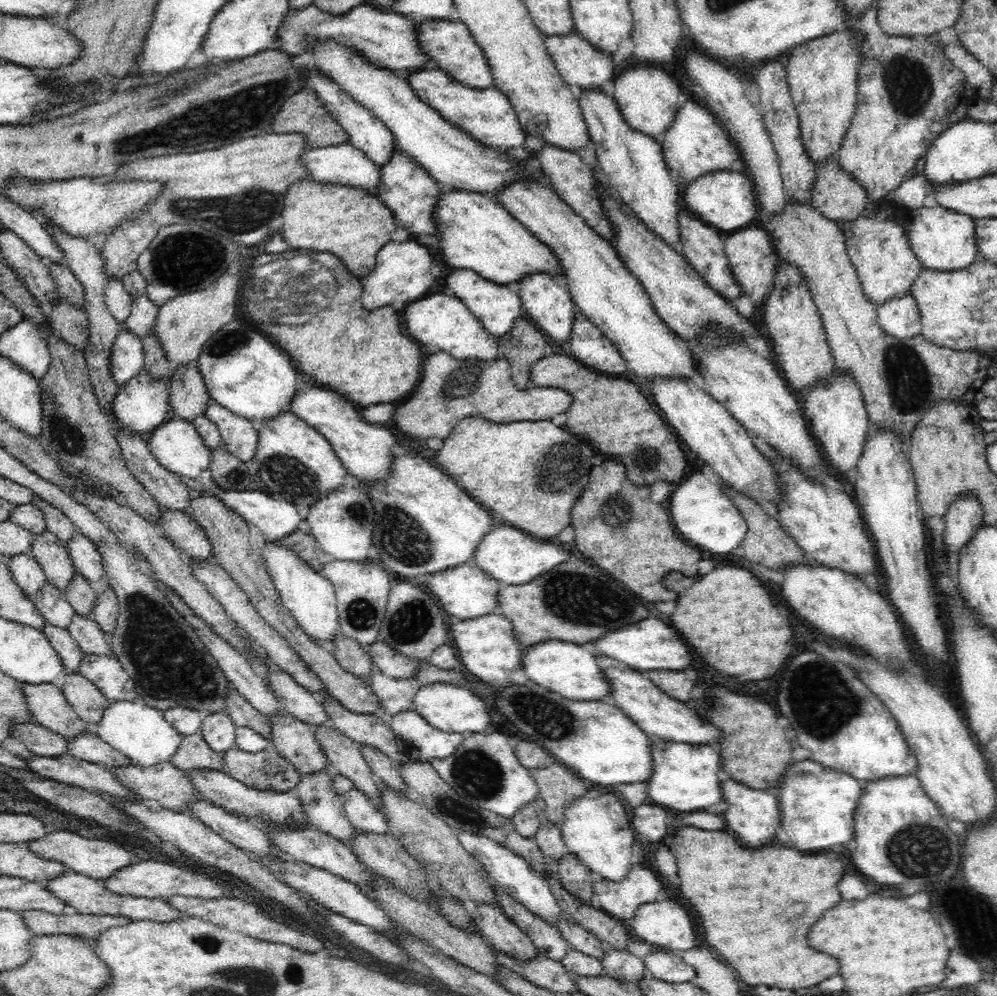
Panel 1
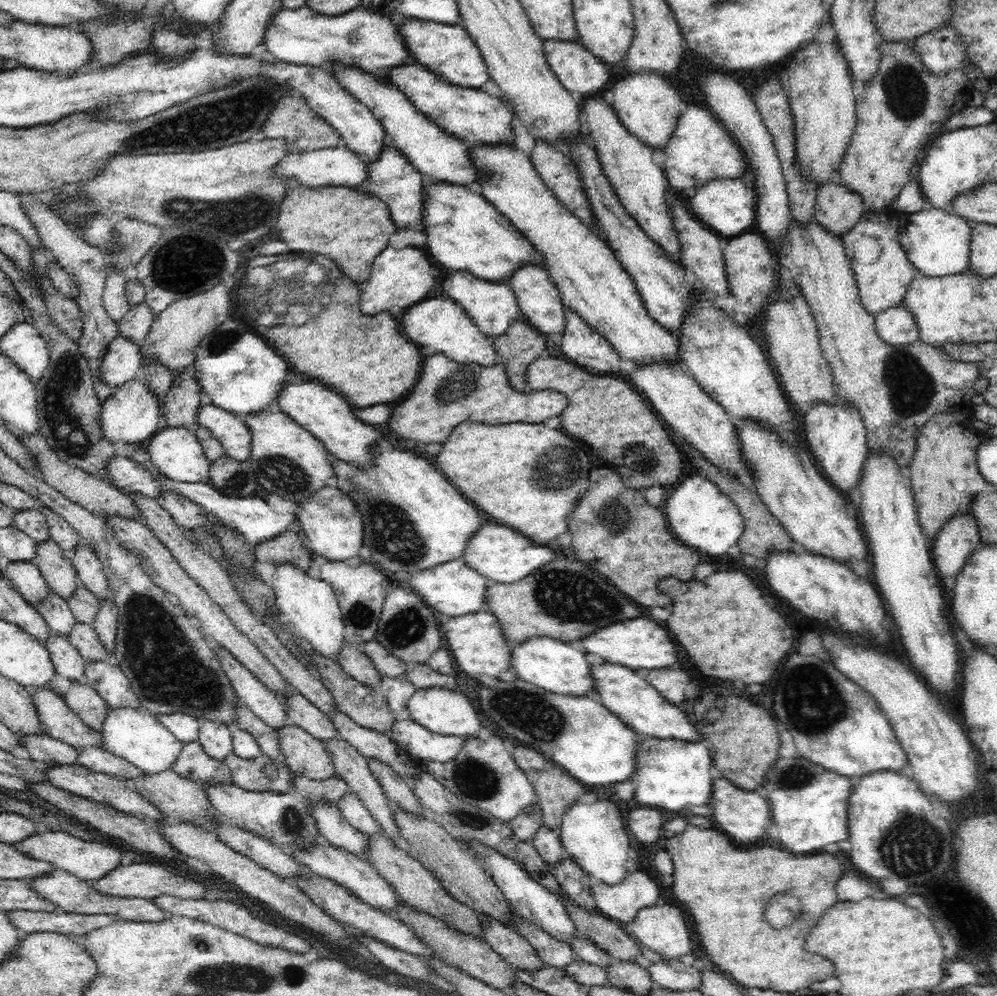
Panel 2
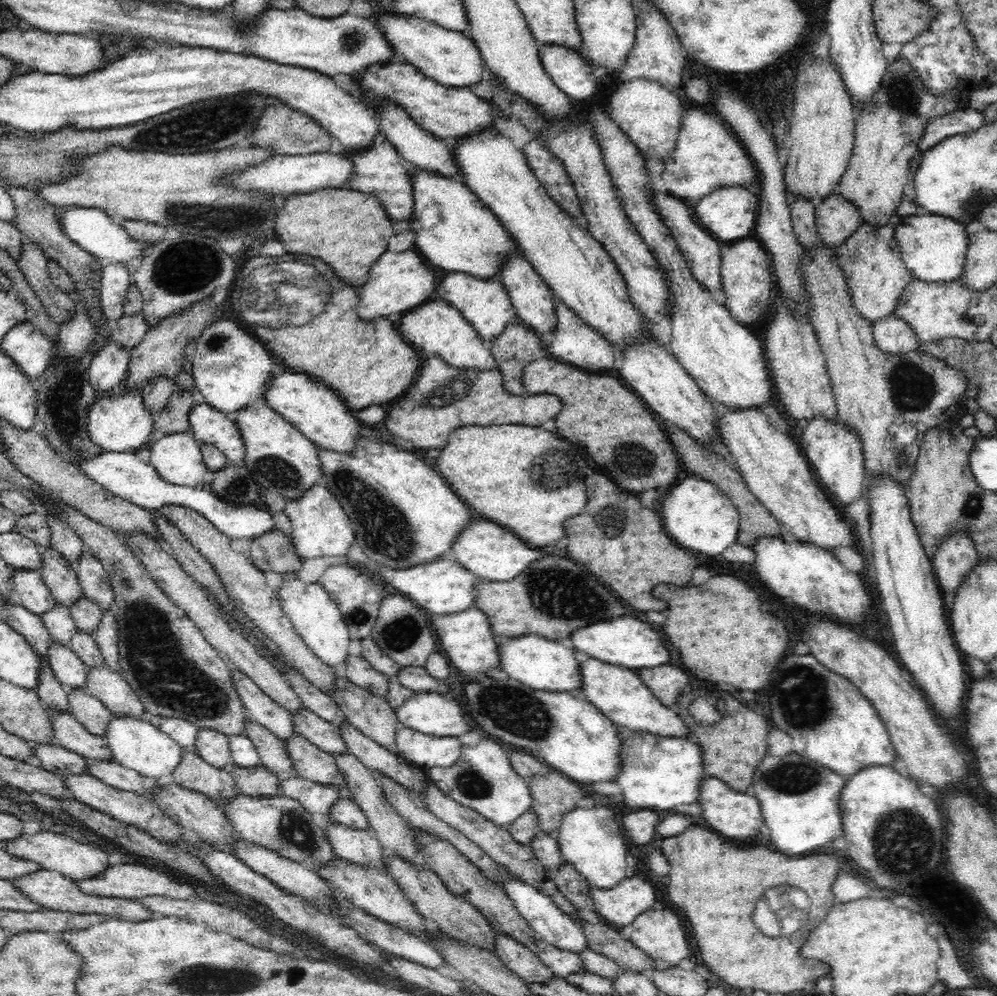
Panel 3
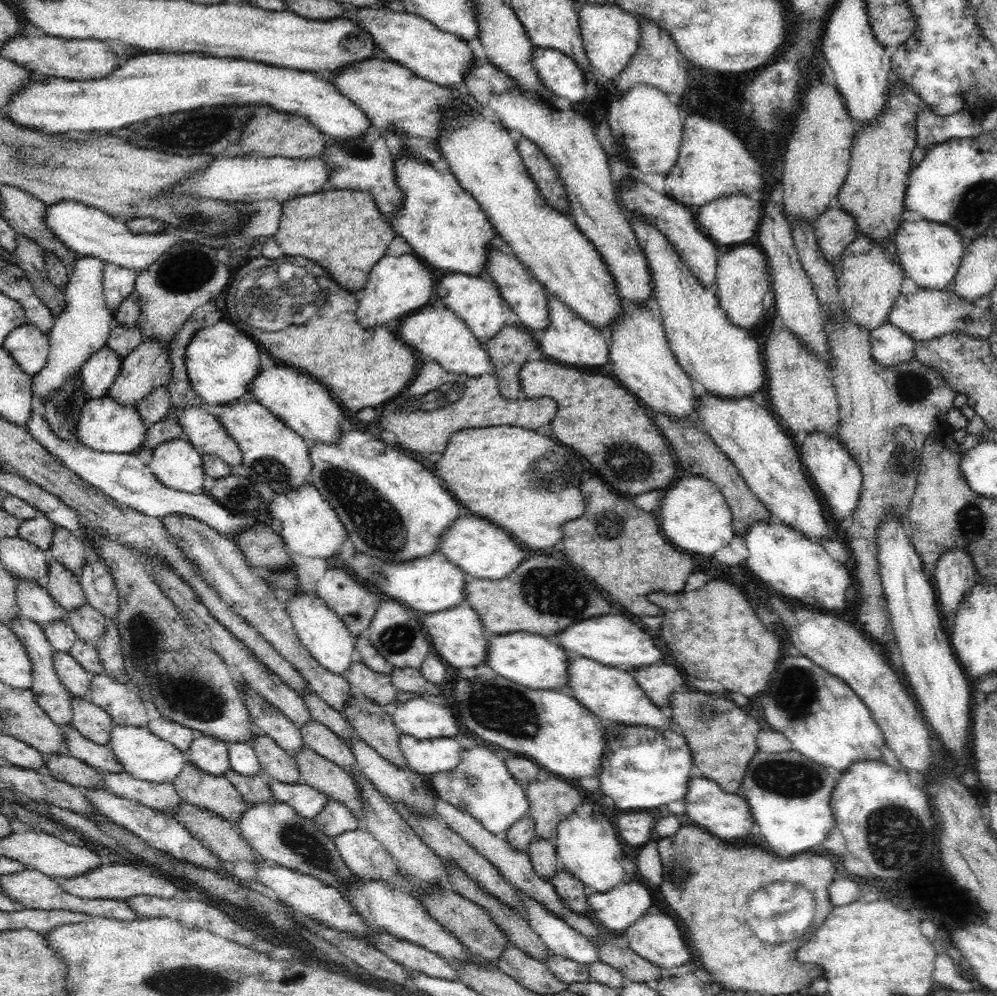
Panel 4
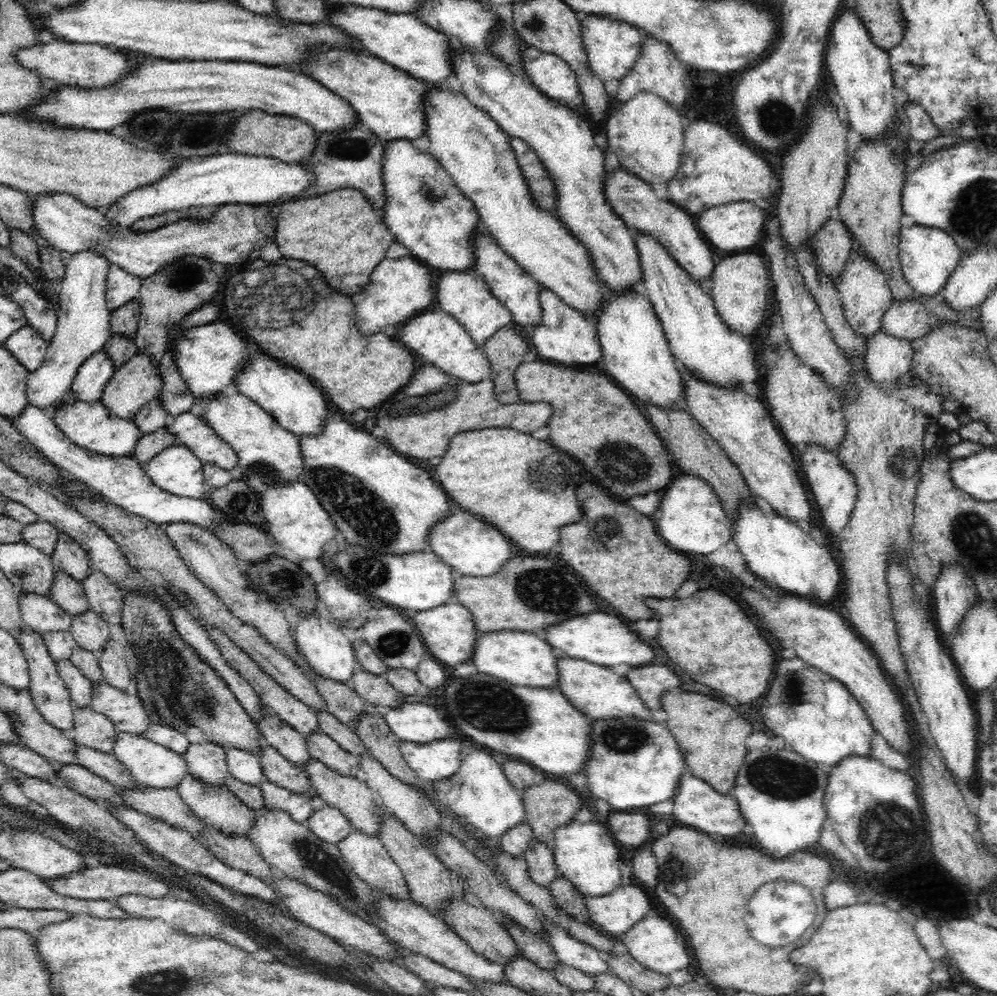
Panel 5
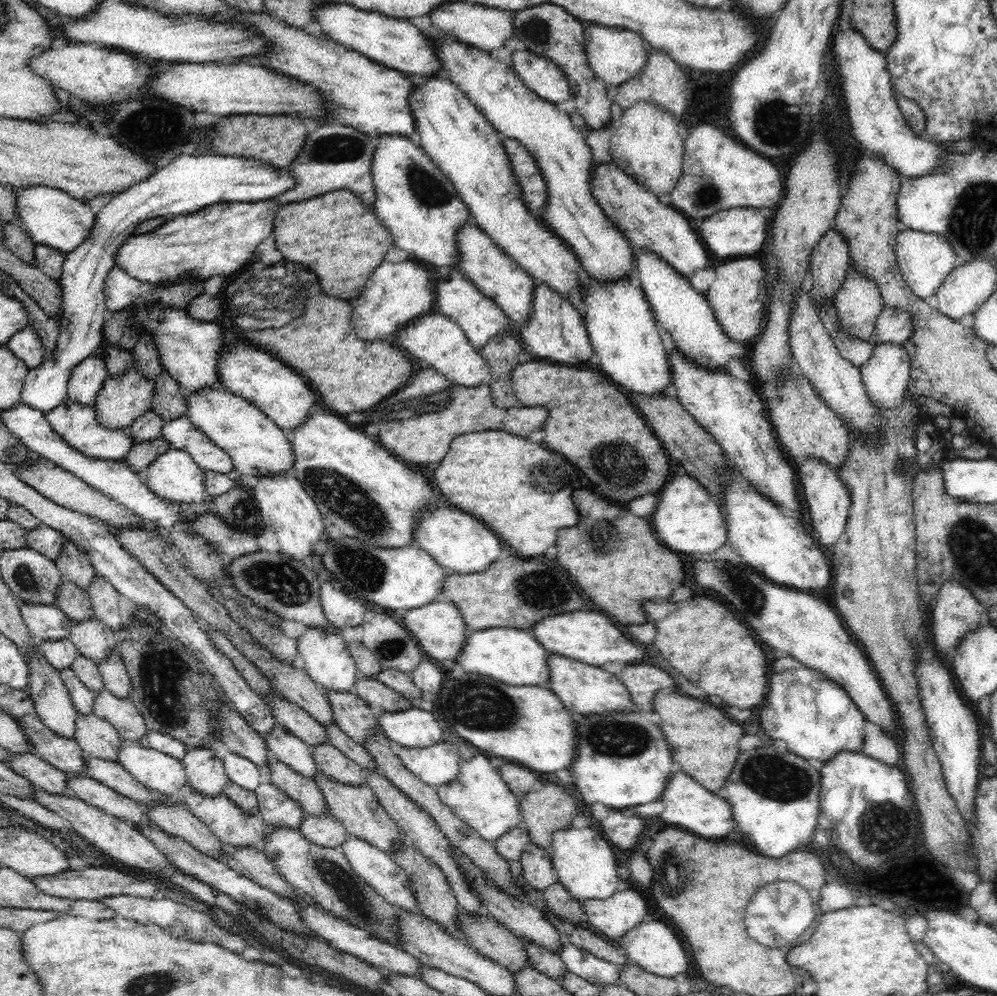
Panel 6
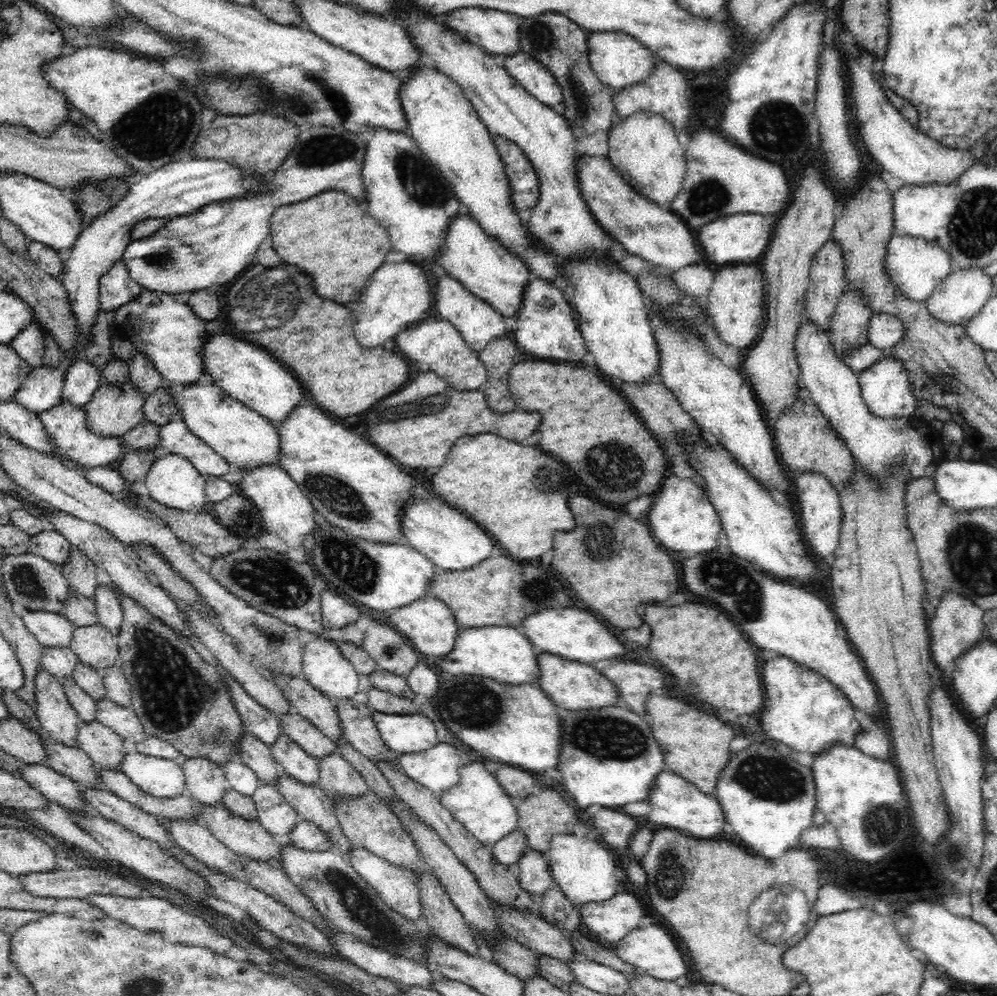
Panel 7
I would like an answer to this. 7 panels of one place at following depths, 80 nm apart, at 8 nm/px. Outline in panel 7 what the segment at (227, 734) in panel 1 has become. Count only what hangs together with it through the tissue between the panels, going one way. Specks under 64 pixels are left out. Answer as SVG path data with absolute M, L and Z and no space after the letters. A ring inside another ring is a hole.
M190 756L183 764L185 794L208 806L221 802L225 792L231 789L225 770L219 763L205 756Z

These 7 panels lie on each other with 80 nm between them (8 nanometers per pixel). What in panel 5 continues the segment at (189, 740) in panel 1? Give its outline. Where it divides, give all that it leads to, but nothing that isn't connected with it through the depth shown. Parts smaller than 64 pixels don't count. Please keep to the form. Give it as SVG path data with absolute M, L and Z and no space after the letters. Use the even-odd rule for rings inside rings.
M186 773L182 782L178 784L177 791L182 800L195 812L198 819L204 821L206 825L217 828L226 836L247 836L247 828L256 818L256 813L246 806L241 800L238 800L225 784L214 786L213 784L204 784L201 780L196 780L193 776Z

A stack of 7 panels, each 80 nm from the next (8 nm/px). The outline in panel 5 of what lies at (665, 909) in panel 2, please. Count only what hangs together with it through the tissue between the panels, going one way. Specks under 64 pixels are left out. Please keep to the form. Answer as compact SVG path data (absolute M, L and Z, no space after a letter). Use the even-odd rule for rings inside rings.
M646 916L628 929L620 939L628 948L629 955L648 970L669 975L672 972L685 970L686 966L690 964L690 954L688 954L686 946L678 944L676 926L664 918Z

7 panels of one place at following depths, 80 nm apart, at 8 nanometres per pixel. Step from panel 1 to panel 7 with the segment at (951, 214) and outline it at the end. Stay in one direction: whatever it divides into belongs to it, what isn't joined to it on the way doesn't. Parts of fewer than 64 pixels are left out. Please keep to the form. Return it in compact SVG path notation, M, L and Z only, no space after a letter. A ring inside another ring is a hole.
M894 236L888 242L886 259L893 282L914 302L925 302L936 287L954 271L951 255L940 244L916 236Z

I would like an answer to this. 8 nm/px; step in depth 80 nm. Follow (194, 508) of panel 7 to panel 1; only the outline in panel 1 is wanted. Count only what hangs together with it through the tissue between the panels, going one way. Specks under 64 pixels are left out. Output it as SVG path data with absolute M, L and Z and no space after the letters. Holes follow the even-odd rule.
M175 417L158 425L148 435L149 451L164 468L171 470L184 480L199 478L200 474L209 468L211 462L210 447L203 441L202 435L191 423L190 419Z

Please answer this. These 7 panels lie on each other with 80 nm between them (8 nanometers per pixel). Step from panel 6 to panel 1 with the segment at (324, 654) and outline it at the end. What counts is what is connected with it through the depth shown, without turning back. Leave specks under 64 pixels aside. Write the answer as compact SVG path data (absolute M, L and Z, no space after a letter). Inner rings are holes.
M280 539L274 542L264 542L264 554L267 566L270 566L270 576L274 588L279 592L280 600L284 608L287 608L297 620L300 628L310 635L316 642L329 647L332 638L339 633L340 621L338 621L337 598L332 583L324 578L319 571L308 565L302 555L298 555L291 545L280 543Z

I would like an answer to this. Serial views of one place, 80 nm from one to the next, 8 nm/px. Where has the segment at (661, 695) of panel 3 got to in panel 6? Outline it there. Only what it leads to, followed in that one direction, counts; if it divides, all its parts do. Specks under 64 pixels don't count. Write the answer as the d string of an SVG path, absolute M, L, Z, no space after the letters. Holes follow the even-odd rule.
M648 664L626 665L616 676L632 695L632 701L636 704L639 713L653 711L652 700L656 692L658 690L662 692L662 688L670 688L674 684L668 672Z

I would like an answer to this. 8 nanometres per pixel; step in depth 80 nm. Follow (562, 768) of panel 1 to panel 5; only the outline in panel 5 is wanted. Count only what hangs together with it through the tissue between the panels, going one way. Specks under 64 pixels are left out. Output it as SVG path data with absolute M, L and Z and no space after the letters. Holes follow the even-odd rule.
M556 780L533 784L522 797L525 806L522 823L532 828L534 840L549 846L555 842L555 831L582 810L582 798Z

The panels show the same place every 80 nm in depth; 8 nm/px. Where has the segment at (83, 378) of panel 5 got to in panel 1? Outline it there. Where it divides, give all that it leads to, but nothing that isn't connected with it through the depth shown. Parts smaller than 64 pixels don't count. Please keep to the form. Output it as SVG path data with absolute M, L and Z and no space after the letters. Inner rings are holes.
M122 328L112 348L110 370L114 380L123 385L143 370L145 363L143 340Z

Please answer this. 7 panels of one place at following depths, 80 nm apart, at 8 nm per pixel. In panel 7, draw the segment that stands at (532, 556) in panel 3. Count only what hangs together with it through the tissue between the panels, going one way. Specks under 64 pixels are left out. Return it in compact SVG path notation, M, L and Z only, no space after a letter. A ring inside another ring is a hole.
M422 497L420 500L412 500L404 506L402 516L402 531L408 541L408 545L415 547L431 560L438 569L444 571L459 571L474 568L476 564L482 564L488 557L495 555L493 548L496 542L486 530L478 528L472 520L468 520L458 510L450 508L445 502L430 500Z

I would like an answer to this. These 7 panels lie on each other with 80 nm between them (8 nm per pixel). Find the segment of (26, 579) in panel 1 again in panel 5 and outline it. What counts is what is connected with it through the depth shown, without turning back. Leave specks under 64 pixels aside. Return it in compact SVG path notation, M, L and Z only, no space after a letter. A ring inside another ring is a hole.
M26 594L18 596L22 622L40 635L50 630L69 630L72 615L66 614L50 596Z

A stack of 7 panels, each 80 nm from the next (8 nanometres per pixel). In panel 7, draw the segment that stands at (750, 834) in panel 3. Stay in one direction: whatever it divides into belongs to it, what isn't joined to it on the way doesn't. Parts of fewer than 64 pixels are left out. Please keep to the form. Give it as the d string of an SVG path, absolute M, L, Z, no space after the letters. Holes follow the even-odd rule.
M664 770L659 774L647 802L650 805L650 812L645 816L646 821L658 824L660 828L678 830L684 835L701 839L714 838L728 823L727 815L723 813L723 807L714 794L701 791L682 775L674 774L672 771Z

